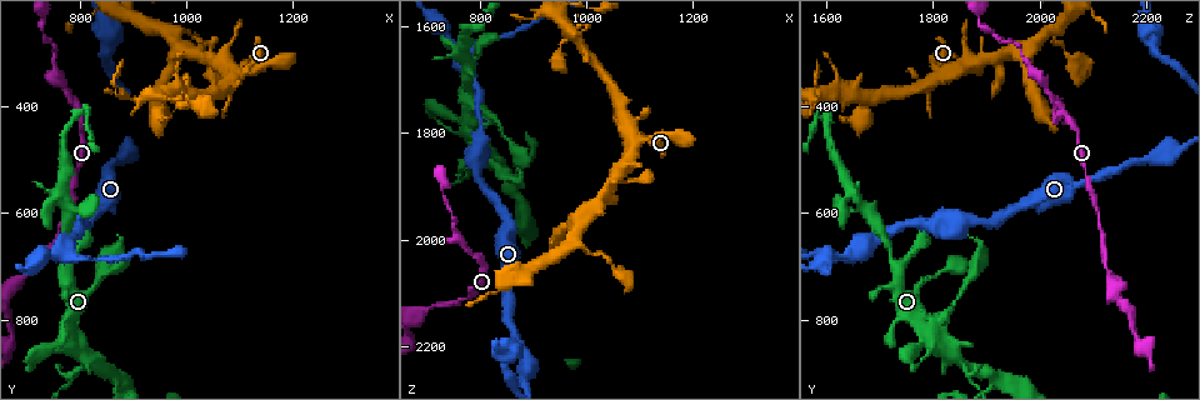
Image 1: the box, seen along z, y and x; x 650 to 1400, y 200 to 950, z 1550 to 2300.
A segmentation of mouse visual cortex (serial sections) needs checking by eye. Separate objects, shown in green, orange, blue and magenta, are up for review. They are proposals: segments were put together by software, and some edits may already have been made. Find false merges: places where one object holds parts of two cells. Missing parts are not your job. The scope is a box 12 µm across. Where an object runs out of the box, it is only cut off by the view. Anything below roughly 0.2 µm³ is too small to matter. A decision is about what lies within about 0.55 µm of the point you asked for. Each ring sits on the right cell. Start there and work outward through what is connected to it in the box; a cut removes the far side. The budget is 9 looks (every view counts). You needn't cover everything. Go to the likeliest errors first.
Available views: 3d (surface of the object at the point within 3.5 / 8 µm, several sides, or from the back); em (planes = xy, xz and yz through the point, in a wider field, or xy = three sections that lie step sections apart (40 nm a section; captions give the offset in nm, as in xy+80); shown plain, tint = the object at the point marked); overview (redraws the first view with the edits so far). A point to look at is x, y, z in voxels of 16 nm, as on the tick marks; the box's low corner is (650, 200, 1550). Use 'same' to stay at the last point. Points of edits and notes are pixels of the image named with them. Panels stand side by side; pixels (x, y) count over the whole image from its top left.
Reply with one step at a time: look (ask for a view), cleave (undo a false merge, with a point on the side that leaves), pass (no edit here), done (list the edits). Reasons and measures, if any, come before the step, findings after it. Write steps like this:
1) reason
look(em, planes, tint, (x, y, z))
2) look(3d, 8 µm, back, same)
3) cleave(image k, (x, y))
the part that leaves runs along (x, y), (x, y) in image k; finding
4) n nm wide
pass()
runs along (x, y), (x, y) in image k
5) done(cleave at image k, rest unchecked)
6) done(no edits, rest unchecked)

thin neck
look(3d, 3.5 µm, back, (830, 690, 1625))

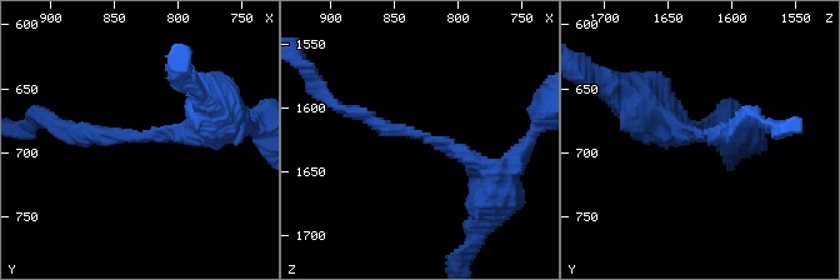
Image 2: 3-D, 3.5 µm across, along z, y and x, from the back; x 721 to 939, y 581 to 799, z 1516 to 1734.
arms of 200, 200 nm; now the EM
look(em, xy, step 2, plain, (828, 686, 1622))

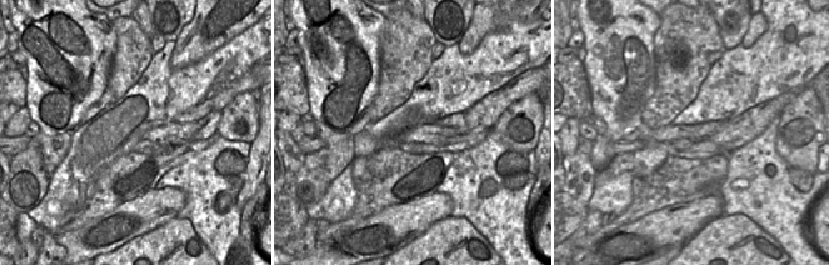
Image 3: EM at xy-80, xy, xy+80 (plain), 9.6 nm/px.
with the object marked
look(em, xy, step 2, tint, same)

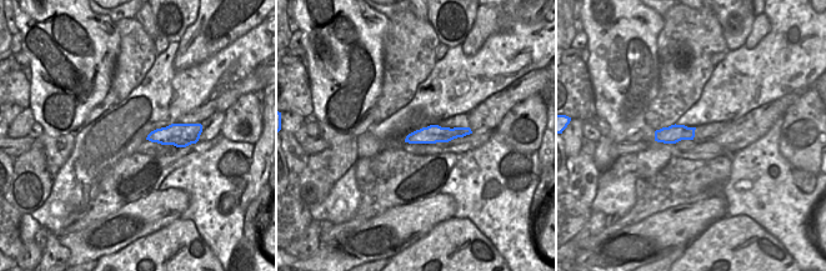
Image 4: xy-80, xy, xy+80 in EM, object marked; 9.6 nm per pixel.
pass()
continuous, no second cell

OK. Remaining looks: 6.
thin neck
look(3d, 3.5 µm, back, (780, 665, 1715))

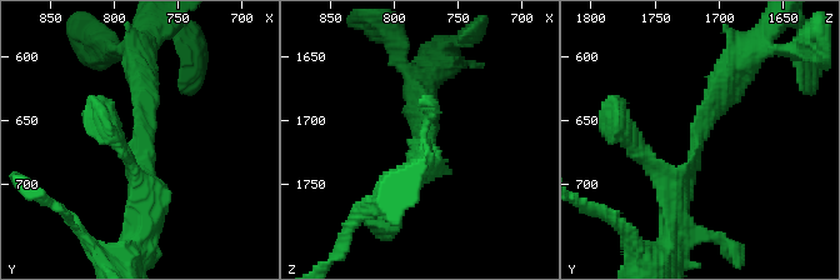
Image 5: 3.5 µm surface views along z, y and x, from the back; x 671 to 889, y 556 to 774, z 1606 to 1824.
arms of 350, 400 nm; need the tissue
look(em, xy, step 2, tint, (776, 664, 1716))

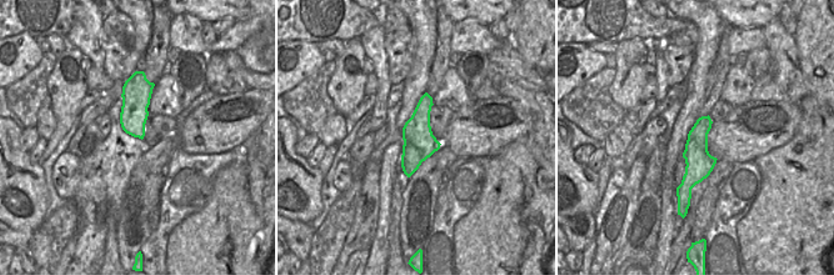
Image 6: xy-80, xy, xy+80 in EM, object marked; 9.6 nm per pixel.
pass()
runs along (673, 218), (673, 188), (740, 65) in image 5; continuous, no second cell

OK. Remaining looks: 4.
branch point
look(3d, 3.5 µm, back, (780, 830, 1795))

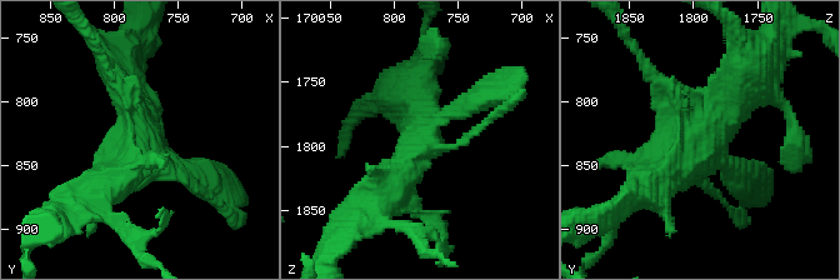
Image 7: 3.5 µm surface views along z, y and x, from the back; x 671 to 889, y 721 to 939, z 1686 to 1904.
look(em, xy, step 1, tint, (778, 832, 1794))

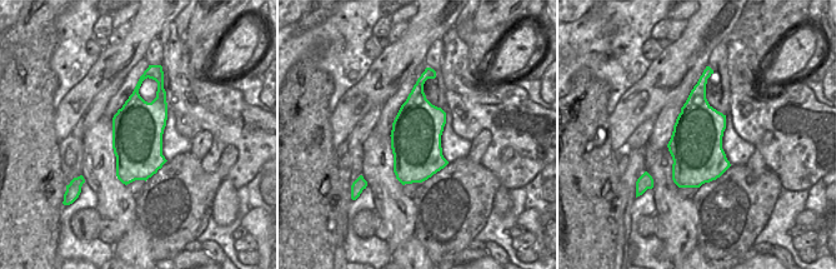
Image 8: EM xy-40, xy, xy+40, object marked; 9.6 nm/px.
another direction
look(em, xy, step 2, tint, same)

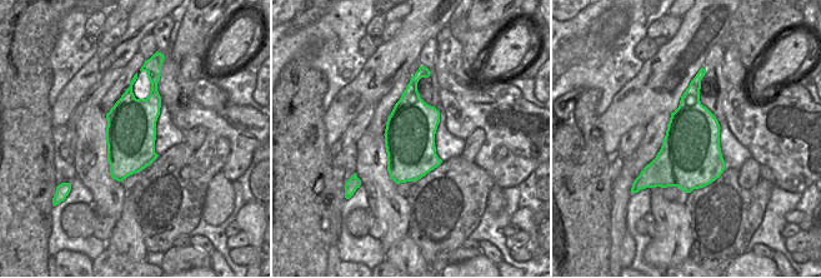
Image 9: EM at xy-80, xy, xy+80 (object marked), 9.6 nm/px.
pass()
runs along (749, 76), (724, 119), (646, 188) in image 7; continuous, no second cell

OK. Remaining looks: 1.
done(no edits, rest unchecked)

